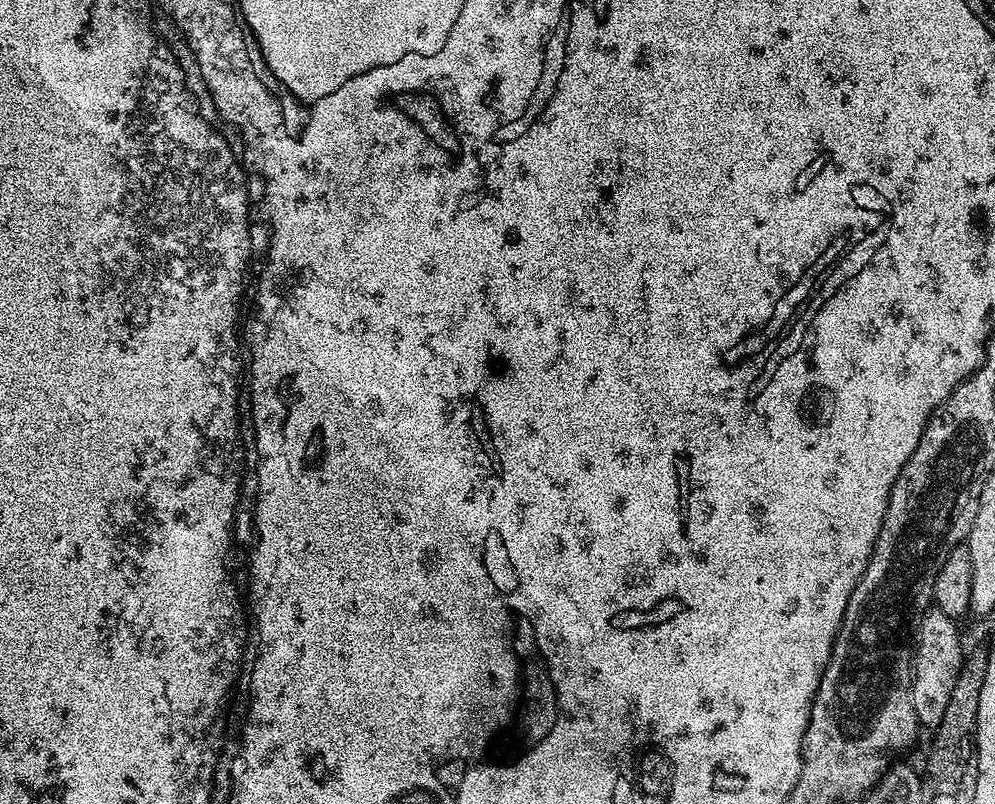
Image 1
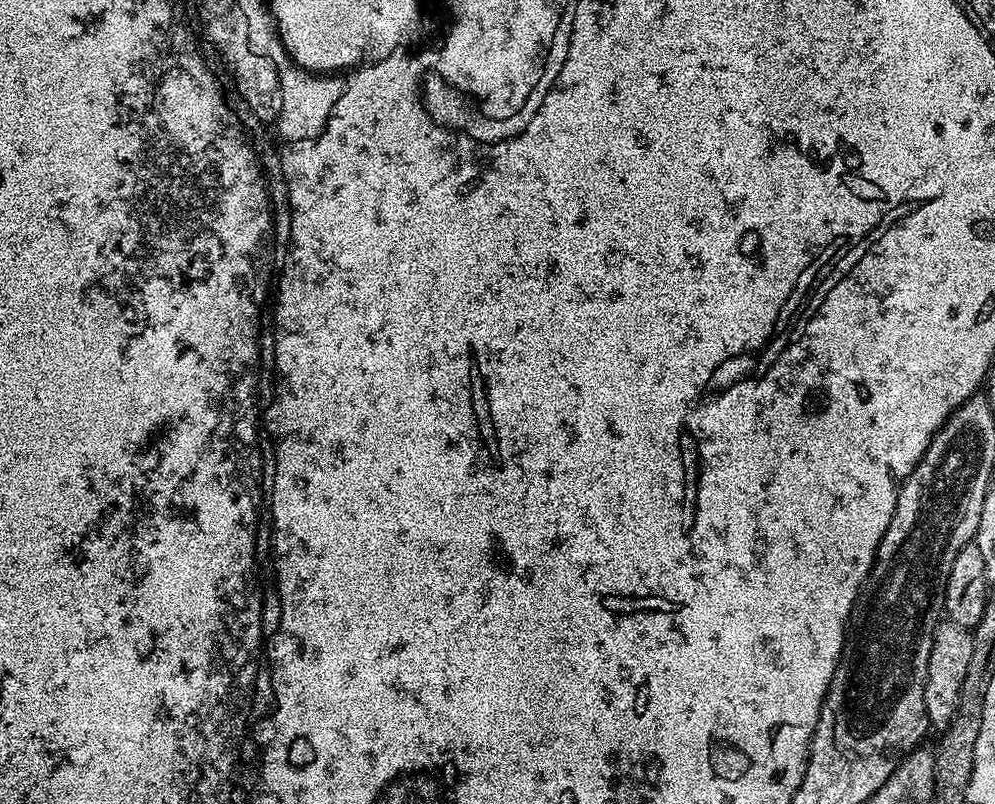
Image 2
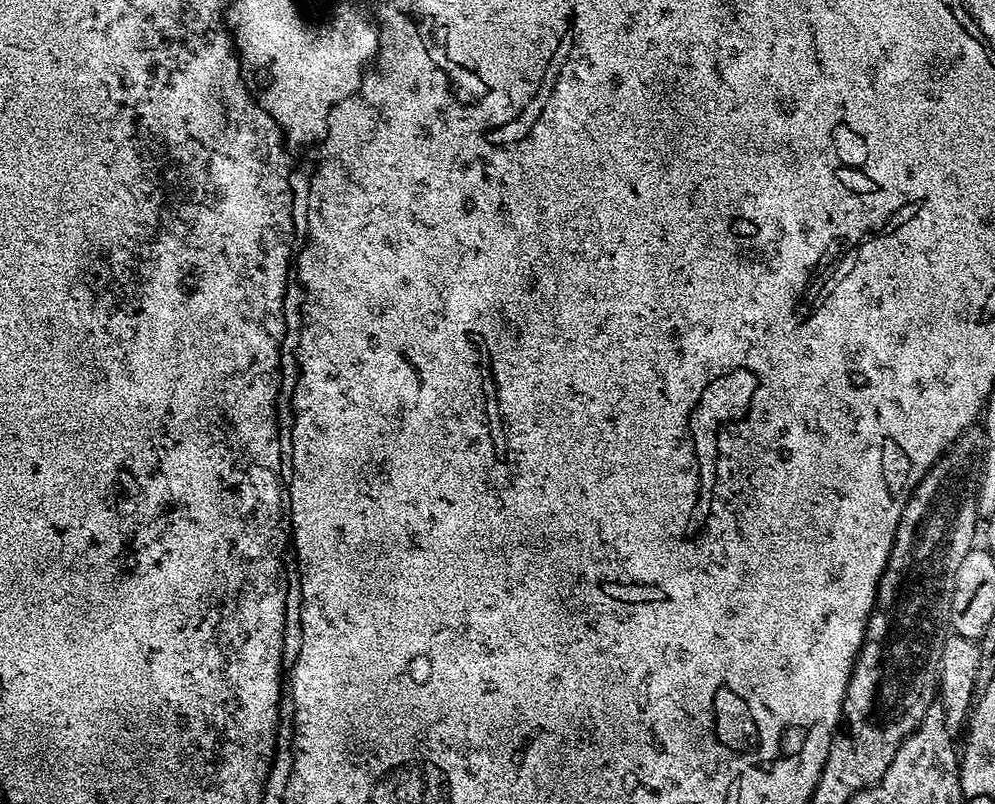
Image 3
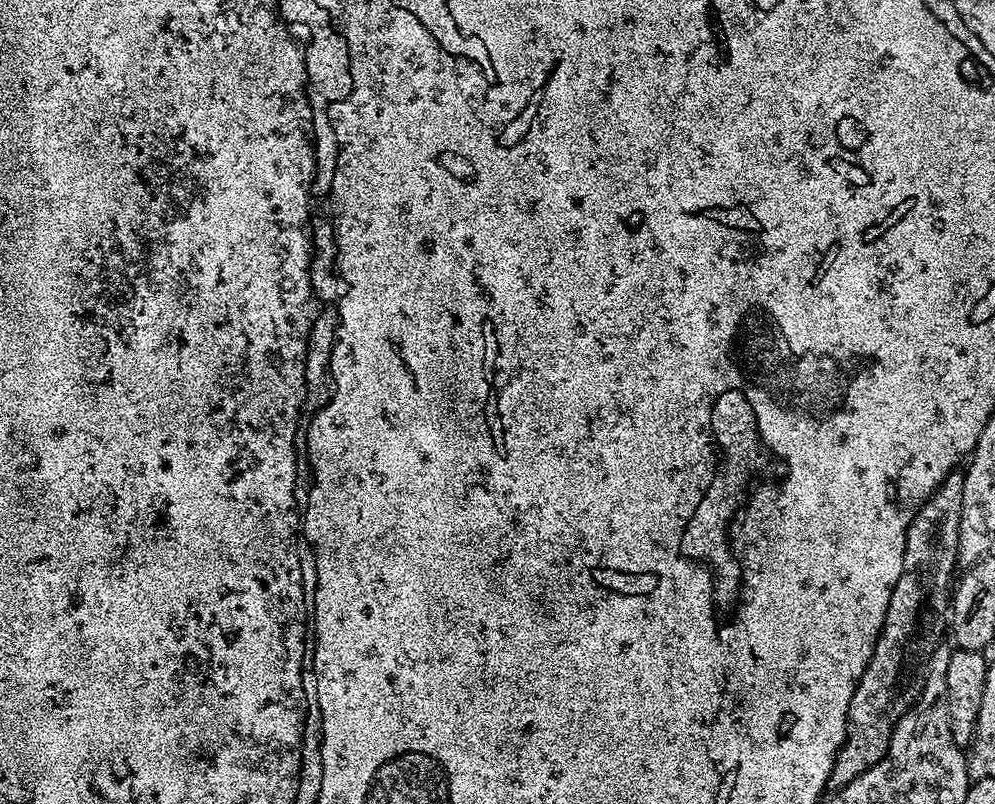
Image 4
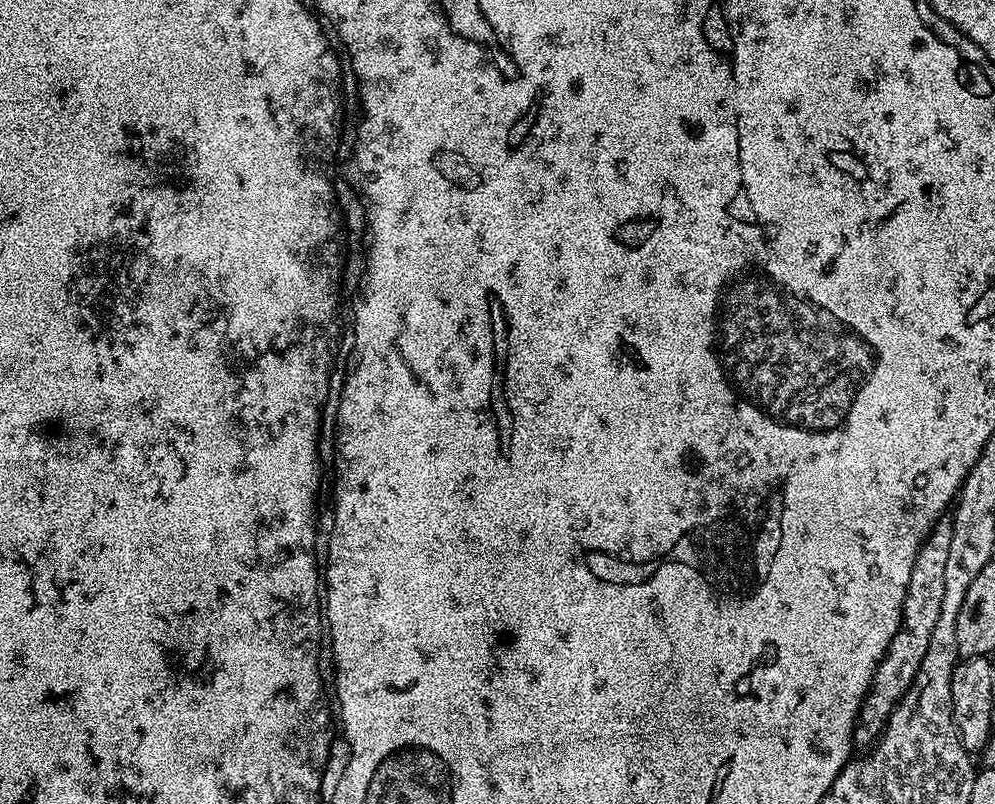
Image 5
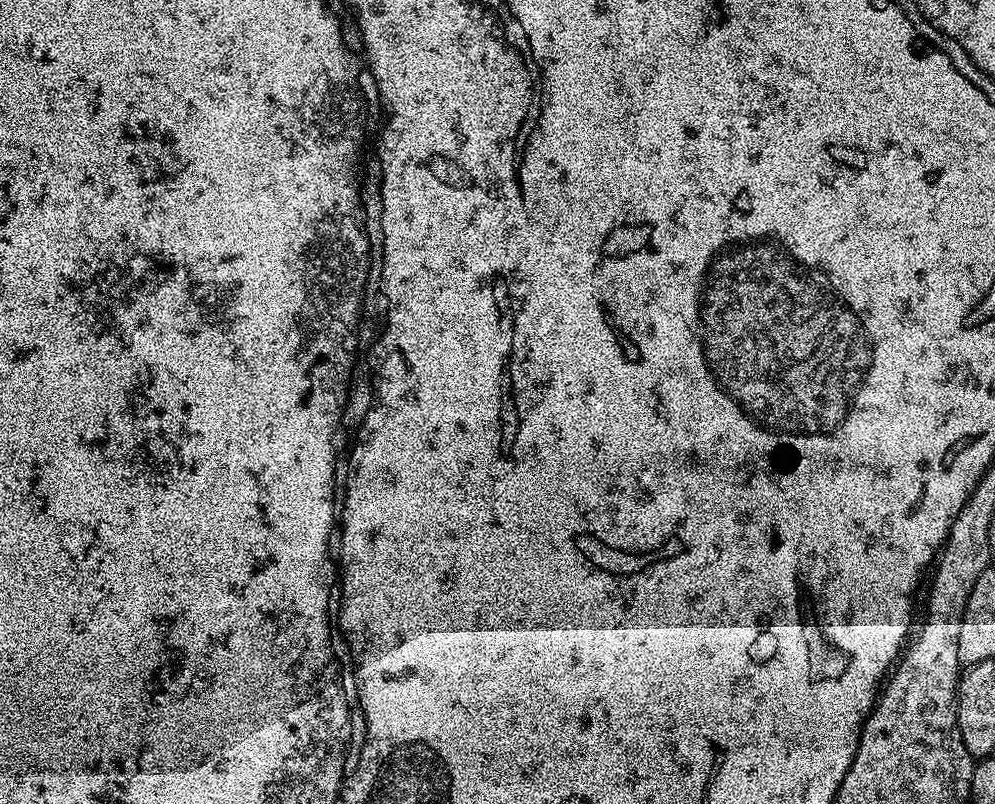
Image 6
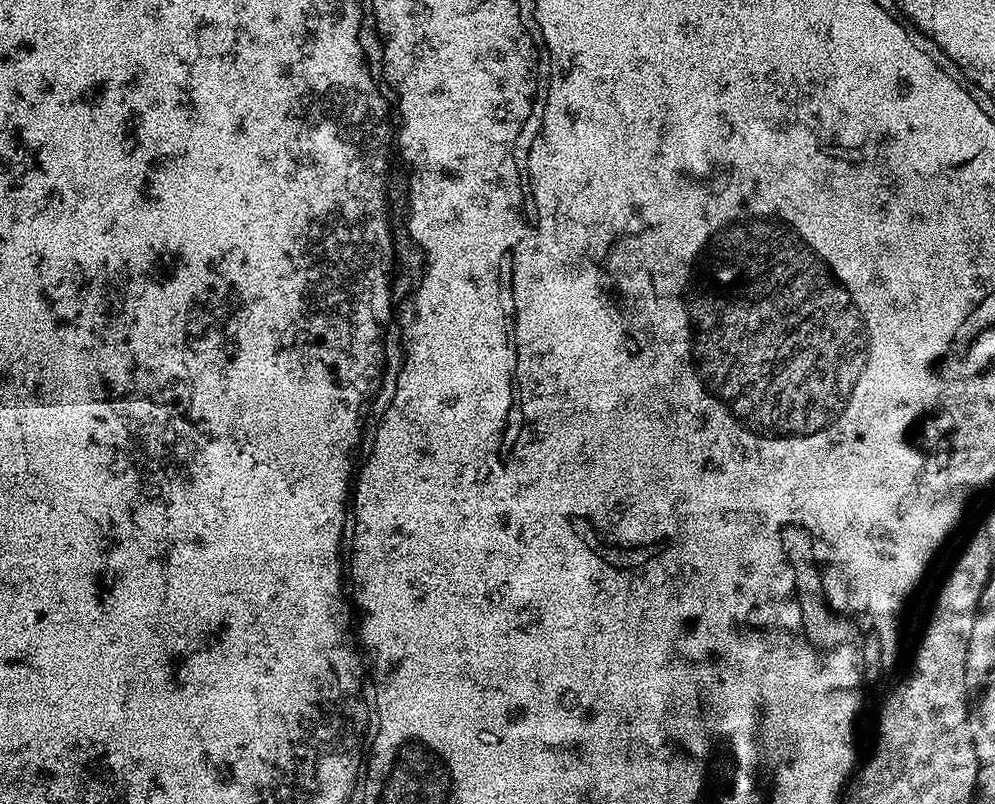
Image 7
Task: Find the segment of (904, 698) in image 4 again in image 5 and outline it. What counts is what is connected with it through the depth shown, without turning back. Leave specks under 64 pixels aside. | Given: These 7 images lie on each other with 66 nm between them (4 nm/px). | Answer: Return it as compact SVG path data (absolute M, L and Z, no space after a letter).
M951 519L937 520L914 558L914 570L910 570L910 584L902 606L900 625L890 646L880 659L880 665L876 667L872 684L868 688L867 696L864 697L864 703L860 706L860 714L856 717L854 740L857 745L871 746L880 739L884 723L898 707L900 699L907 694L914 674L918 674L918 666L922 664L926 646L930 646L930 634L934 634L934 625L938 622L938 614L942 612L942 582L946 575L946 558L950 555L951 533Z

